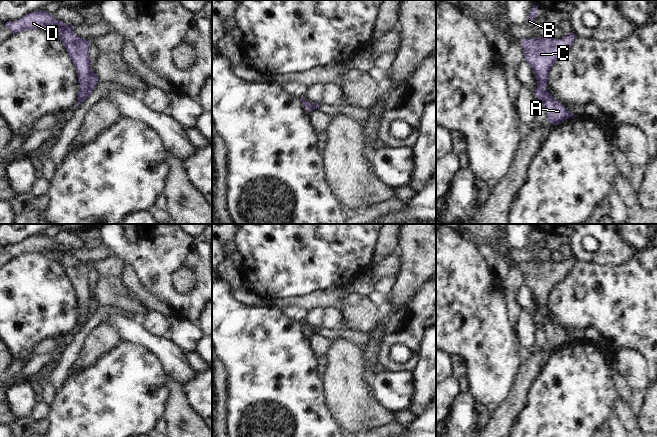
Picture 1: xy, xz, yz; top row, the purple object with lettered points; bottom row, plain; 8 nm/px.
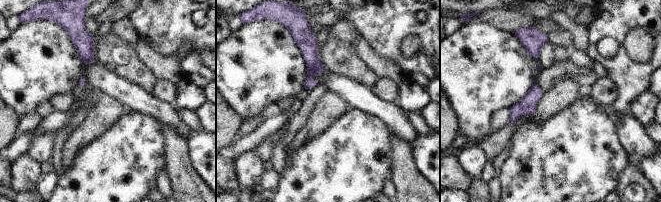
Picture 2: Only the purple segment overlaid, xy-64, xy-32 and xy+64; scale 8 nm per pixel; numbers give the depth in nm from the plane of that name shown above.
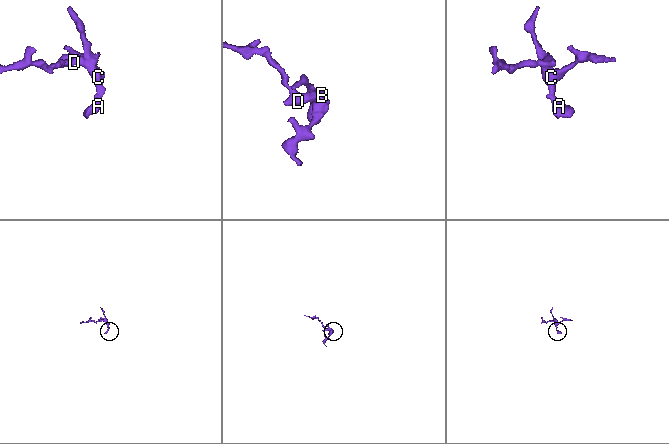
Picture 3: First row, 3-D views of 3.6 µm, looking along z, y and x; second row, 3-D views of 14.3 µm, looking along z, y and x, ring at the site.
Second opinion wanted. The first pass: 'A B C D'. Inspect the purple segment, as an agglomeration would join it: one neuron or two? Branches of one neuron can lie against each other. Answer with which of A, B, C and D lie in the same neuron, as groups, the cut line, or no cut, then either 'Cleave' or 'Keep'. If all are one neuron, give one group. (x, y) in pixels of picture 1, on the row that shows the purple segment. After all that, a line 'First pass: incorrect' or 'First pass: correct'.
Groups: A B C D. No split. Keep
First pass: correct

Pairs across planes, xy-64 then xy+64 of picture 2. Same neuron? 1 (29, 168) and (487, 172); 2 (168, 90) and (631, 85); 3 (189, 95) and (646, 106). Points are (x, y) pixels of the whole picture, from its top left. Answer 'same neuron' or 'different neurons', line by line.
1: different neurons
2: different neurons
3: same neuron

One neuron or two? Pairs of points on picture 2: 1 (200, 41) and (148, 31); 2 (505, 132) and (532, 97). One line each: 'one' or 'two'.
1: one
2: one

